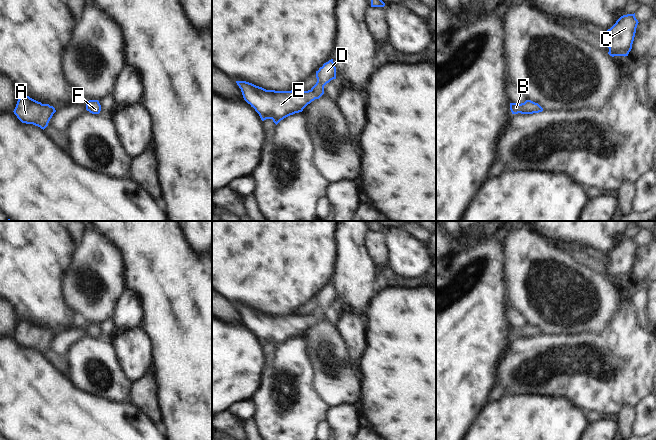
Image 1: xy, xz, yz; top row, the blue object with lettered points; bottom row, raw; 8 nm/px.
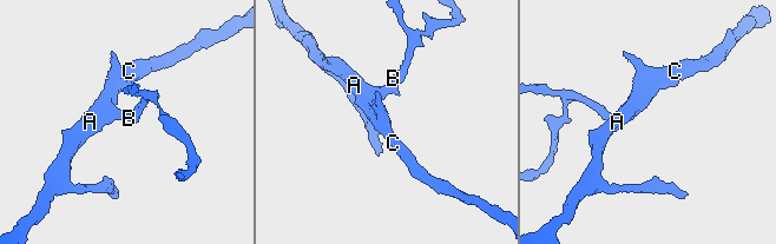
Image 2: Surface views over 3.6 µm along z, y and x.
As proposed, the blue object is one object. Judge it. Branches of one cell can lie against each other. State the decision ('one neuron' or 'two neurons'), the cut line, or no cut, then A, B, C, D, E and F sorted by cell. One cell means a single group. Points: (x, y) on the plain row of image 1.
one neuron | no cut | A B C D E F

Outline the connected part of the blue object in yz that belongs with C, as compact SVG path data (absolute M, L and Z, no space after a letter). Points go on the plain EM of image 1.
M634 238L621 240L616 247L608 253L610 263L607 265L609 276L614 280L628 280L632 273L638 244Z

